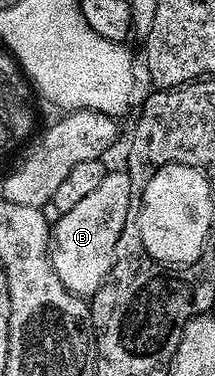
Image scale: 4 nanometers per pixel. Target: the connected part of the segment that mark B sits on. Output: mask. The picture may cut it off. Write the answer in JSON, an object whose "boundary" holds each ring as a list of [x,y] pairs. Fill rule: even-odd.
{"boundary":[[[106,171],[103,182],[92,194],[87,194],[71,210],[60,213],[51,228],[51,259],[59,282],[76,296],[92,298],[113,268],[115,246],[123,226],[130,223],[135,208],[135,193],[128,171]]]}

